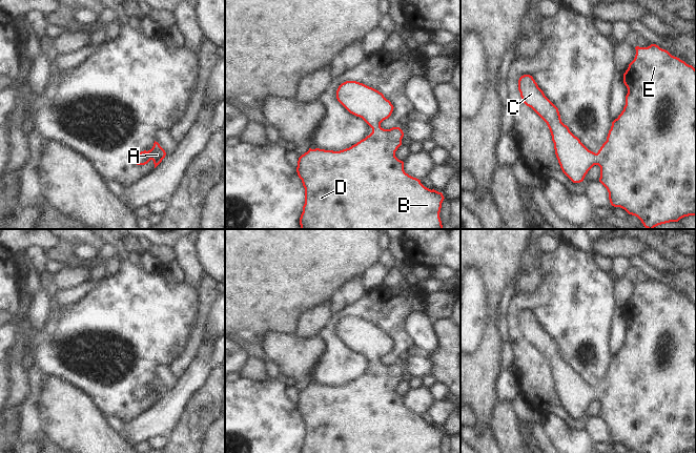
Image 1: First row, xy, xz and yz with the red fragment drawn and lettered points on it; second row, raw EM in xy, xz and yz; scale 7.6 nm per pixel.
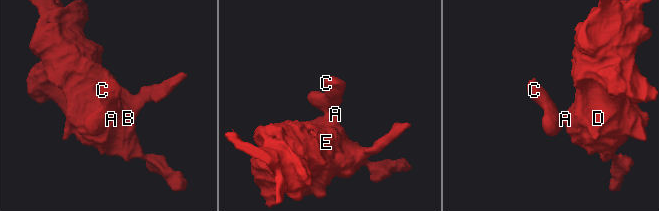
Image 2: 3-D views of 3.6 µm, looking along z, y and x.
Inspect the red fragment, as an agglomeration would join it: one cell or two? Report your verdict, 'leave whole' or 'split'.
leave whole

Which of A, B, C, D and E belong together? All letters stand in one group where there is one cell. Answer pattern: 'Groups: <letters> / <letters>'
Groups: A B C D E.

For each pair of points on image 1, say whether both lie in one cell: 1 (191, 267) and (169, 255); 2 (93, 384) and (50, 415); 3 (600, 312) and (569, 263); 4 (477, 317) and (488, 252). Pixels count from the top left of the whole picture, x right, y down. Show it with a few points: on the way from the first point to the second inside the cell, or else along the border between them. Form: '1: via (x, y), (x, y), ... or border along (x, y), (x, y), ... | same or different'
1: border along (171, 247), (176, 260) | different
2: border along (60, 379), (67, 381), (82, 390), (98, 410) | different
3: via (588, 300), (579, 291), (579, 285), (570, 275) | same
4: border along (471, 265), (478, 269), (483, 278), (489, 305) | different

